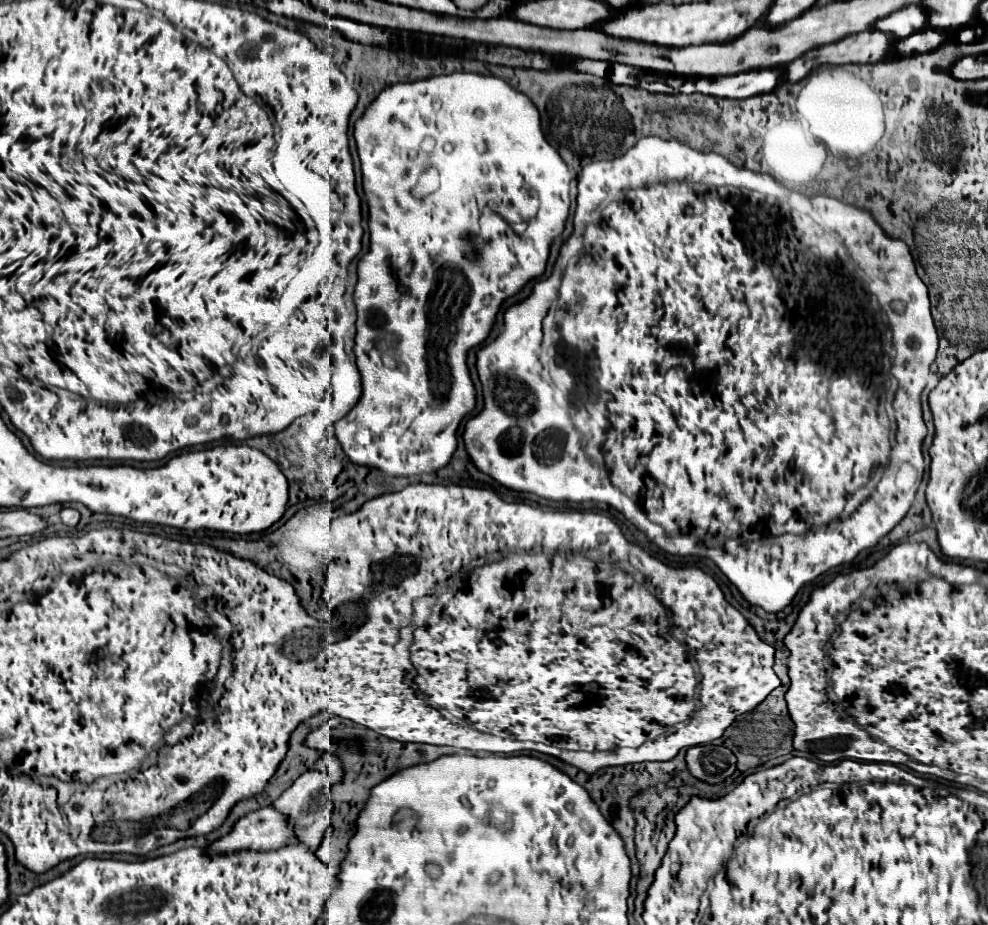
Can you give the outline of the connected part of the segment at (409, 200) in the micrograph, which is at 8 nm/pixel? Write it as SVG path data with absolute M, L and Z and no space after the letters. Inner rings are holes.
M456 71L450 75L438 75L438 77L428 77L412 83L396 83L378 93L378 97L368 105L364 115L356 121L354 125L354 139L358 147L358 157L360 157L360 169L362 169L362 185L364 185L364 195L368 199L368 227L370 227L370 249L368 253L358 261L358 283L354 289L354 303L358 311L358 321L356 321L356 331L354 338L354 354L358 371L362 375L362 397L356 403L356 407L334 424L334 432L342 451L346 457L356 463L364 465L370 469L380 469L390 477L414 477L422 473L432 473L448 465L452 453L456 451L456 431L460 421L476 407L476 389L468 371L468 351L480 343L484 343L494 327L496 315L500 311L500 305L504 299L516 295L530 279L540 277L546 269L548 253L552 241L562 235L566 219L568 219L568 209L570 209L570 197L568 197L568 187L572 181L572 173L568 165L562 161L560 153L544 139L542 127L540 127L540 113L536 105L532 103L530 97L524 97L518 89L512 89L504 79L494 77L494 75L478 75L478 73L466 73L466 71ZM426 139L436 139L436 145L432 151L440 151L442 165L440 165L440 187L426 195L416 199L410 191L418 181L418 175L432 165L432 151L424 149ZM482 187L486 187L486 203L496 203L496 213L506 219L502 229L494 229L494 235L490 235L490 243L484 245L482 255L470 259L470 243L466 241L468 233L480 235L480 209L478 209L478 193L484 193ZM448 267L448 275L440 275Z

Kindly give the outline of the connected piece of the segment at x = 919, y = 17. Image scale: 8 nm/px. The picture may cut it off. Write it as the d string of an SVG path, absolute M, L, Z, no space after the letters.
M908 5L884 19L880 19L872 29L892 33L896 39L904 39L928 25L928 11L922 5Z

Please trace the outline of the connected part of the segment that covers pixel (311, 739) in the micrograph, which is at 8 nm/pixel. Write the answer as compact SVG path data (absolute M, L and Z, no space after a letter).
M322 725L322 727L318 727L316 731L312 731L312 733L306 737L304 745L310 747L310 749L316 749L316 751L330 751L332 745L334 745L330 727L328 727L328 725Z

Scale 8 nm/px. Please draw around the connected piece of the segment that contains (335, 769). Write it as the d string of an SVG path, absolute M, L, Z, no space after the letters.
M334 755L328 757L328 777L330 783L338 783L342 779L342 763Z

